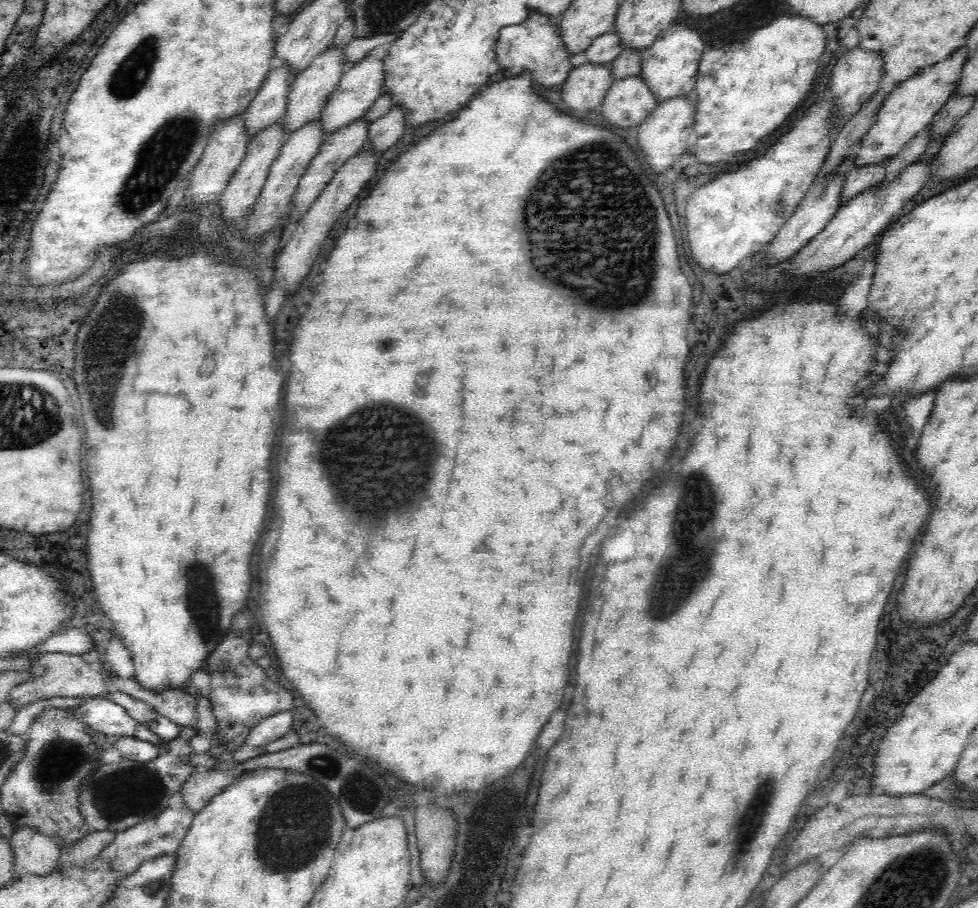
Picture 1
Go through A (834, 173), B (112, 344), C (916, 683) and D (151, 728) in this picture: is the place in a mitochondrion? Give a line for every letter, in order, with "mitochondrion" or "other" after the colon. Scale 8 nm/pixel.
A: other
B: mitochondrion
C: other
D: other

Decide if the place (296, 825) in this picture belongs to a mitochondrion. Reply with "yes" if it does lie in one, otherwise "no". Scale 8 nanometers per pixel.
yes

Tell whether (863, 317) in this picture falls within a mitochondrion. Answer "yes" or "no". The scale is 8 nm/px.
no

